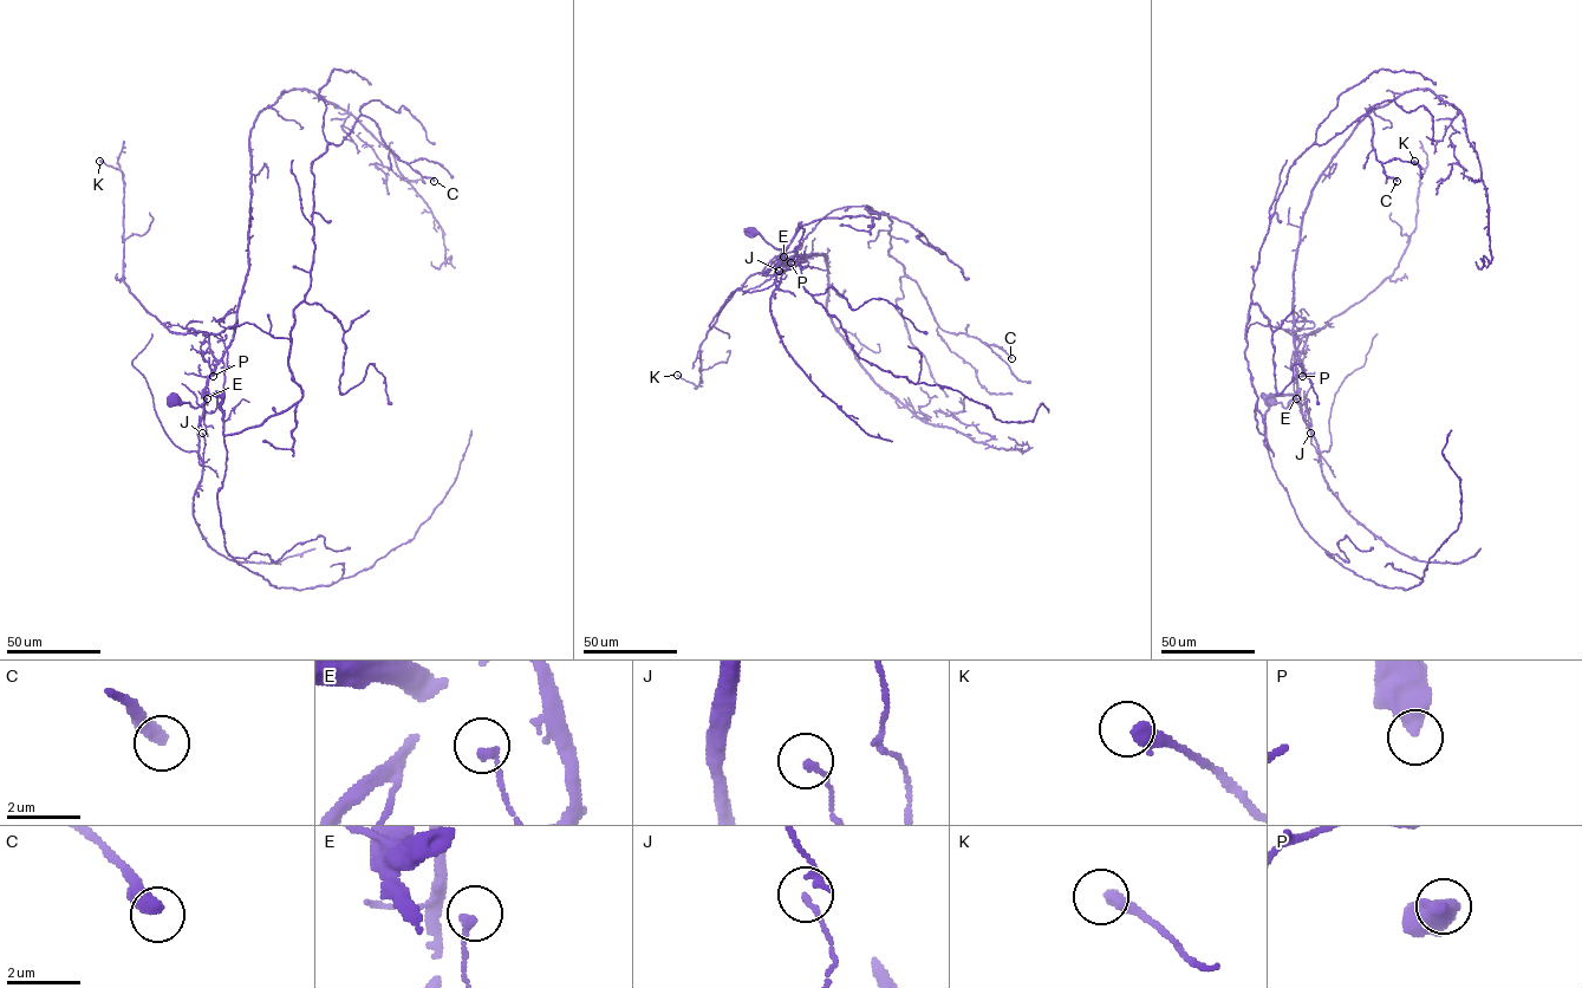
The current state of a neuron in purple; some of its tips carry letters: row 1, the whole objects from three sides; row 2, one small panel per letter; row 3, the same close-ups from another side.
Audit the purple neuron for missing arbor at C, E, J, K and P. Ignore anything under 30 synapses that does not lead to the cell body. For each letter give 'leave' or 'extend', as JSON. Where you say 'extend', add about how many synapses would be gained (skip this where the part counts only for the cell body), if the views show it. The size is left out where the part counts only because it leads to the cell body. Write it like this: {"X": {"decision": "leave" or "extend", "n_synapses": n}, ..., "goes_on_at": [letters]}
{"C": {"decision": "leave"}, "E": {"decision": "leave"}, "J": {"decision": "leave"}, "K": {"decision": "leave"}, "P": {"decision": "leave"}, "goes_on_at": []}

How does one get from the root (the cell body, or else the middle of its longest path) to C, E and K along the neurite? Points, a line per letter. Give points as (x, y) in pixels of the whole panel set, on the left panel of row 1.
C: (176, 398), (222, 394), (225, 435), (301, 398), (288, 357), (311, 164), (360, 115), (434, 181)
E: (176, 398), (195, 408), (206, 401), (203, 392), (206, 403), (207, 398)
K: (176, 398), (195, 408), (206, 401), (216, 364), (209, 335), (171, 332), (130, 292), (123, 173), (99, 161)

